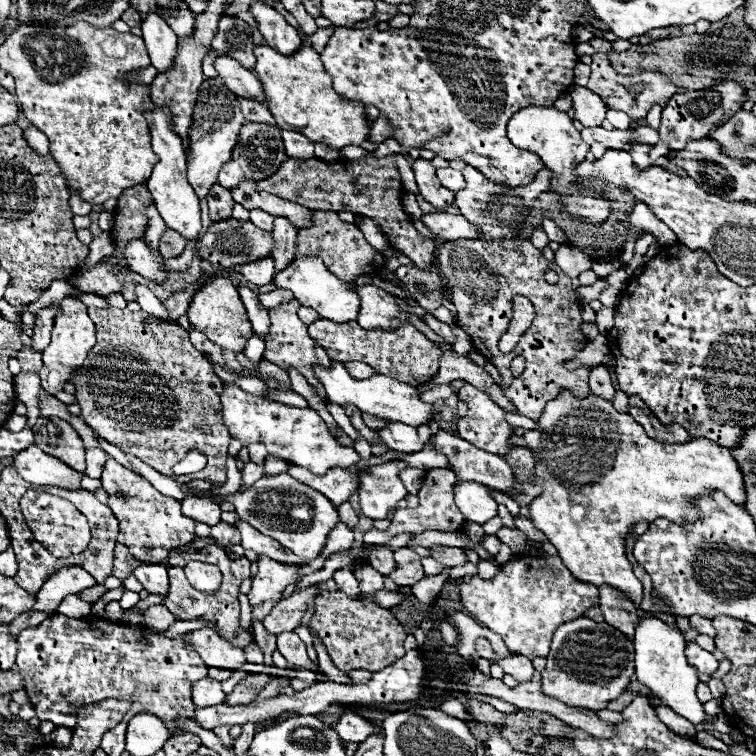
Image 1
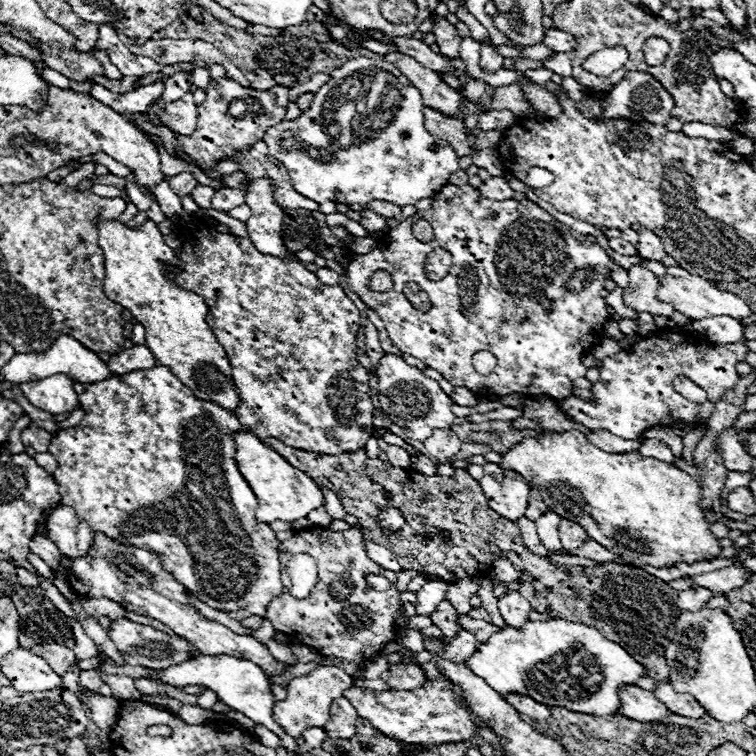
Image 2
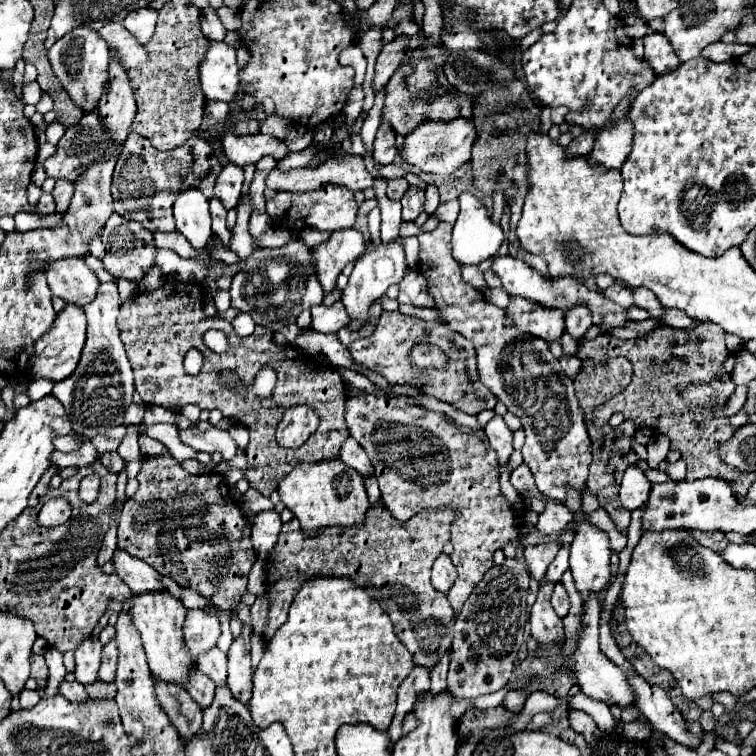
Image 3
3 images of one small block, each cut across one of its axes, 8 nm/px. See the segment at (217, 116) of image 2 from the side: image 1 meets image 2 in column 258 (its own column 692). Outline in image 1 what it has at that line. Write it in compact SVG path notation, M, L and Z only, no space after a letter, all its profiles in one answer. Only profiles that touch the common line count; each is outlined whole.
M728 80L728 84L718 84L718 86L696 90L696 92L680 92L672 96L668 106L664 106L662 110L662 124L658 128L660 140L668 142L672 150L682 150L690 140L702 140L712 128L732 118L746 100L748 98L746 98L744 86L732 80Z

